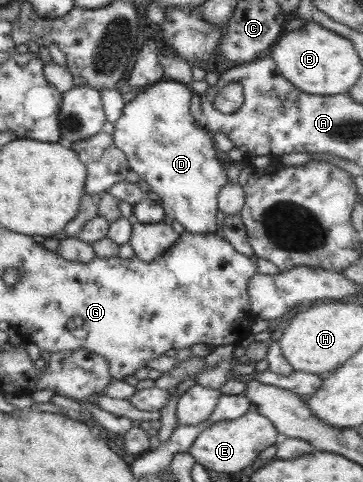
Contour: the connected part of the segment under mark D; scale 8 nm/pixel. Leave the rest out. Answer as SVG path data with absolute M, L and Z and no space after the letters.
M162 80L138 90L136 97L126 103L123 114L114 123L113 143L126 156L129 170L136 172L140 179L146 181L150 191L160 198L158 201L166 216L174 218L194 234L214 233L217 229L216 200L222 186L227 184L226 171L218 160L215 141L203 121L199 122L190 113L192 89L178 81Z

